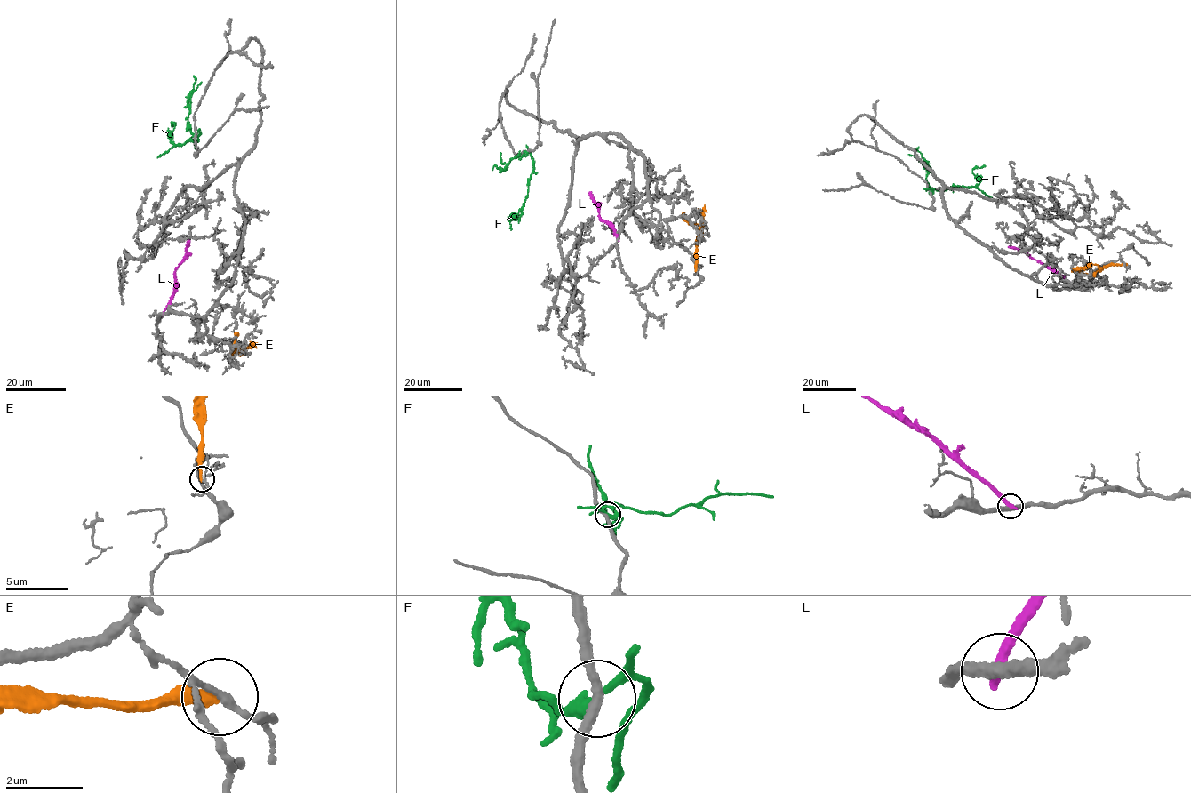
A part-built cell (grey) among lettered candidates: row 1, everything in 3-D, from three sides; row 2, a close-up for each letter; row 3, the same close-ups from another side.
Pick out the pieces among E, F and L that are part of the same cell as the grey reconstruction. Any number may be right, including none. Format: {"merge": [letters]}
{"merge": []}

